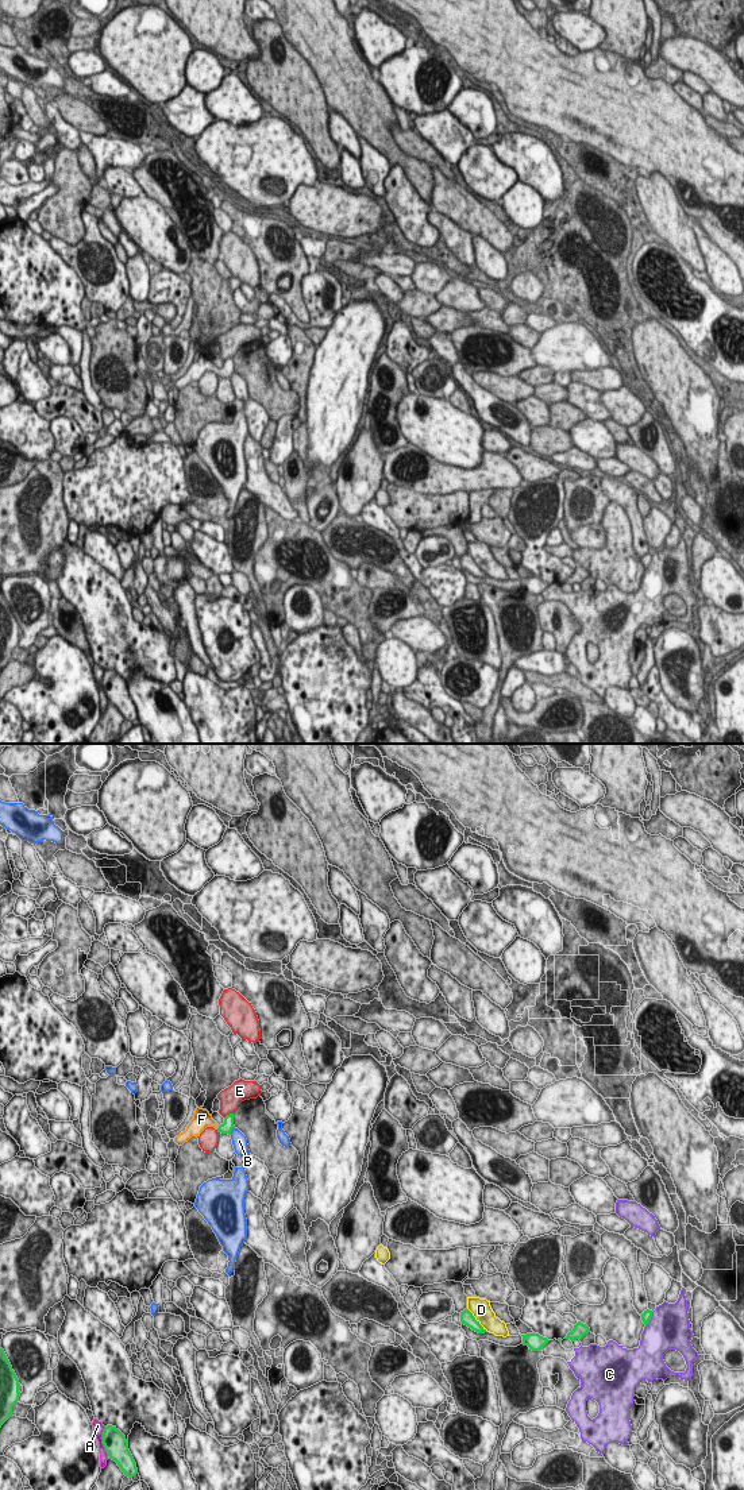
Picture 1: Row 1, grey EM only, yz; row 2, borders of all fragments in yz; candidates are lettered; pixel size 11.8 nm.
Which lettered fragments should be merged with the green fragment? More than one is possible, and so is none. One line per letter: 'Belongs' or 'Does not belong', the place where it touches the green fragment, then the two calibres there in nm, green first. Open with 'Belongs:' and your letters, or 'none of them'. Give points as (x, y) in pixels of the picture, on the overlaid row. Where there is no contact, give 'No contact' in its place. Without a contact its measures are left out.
Belongs: F
A: Does not belong. Touches green at yz (103, 1442). Thickness 280 nm (green) against 130 nm
B: Does not belong. Touches green at yz (231, 1130). Thickness 140 nm (green) against 170 nm
C: Does not belong. Touches green at yz (650, 1319). Thickness 120 nm (green) against 480 nm
D: Does not belong. Touches green at yz (474, 1319). Thickness 160 nm (green) against 240 nm
E: Does not belong. Touches green at yz (230, 1114). Thickness 140 nm (green) against 240 nm
F: Belongs. Touches green at yz (219, 1127). Thickness 140 nm (green) against 220 nm

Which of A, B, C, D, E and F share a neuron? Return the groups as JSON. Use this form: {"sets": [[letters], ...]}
{"sets": [["A", "B"], ["C"], ["D"], ["E"], ["F"]]}

